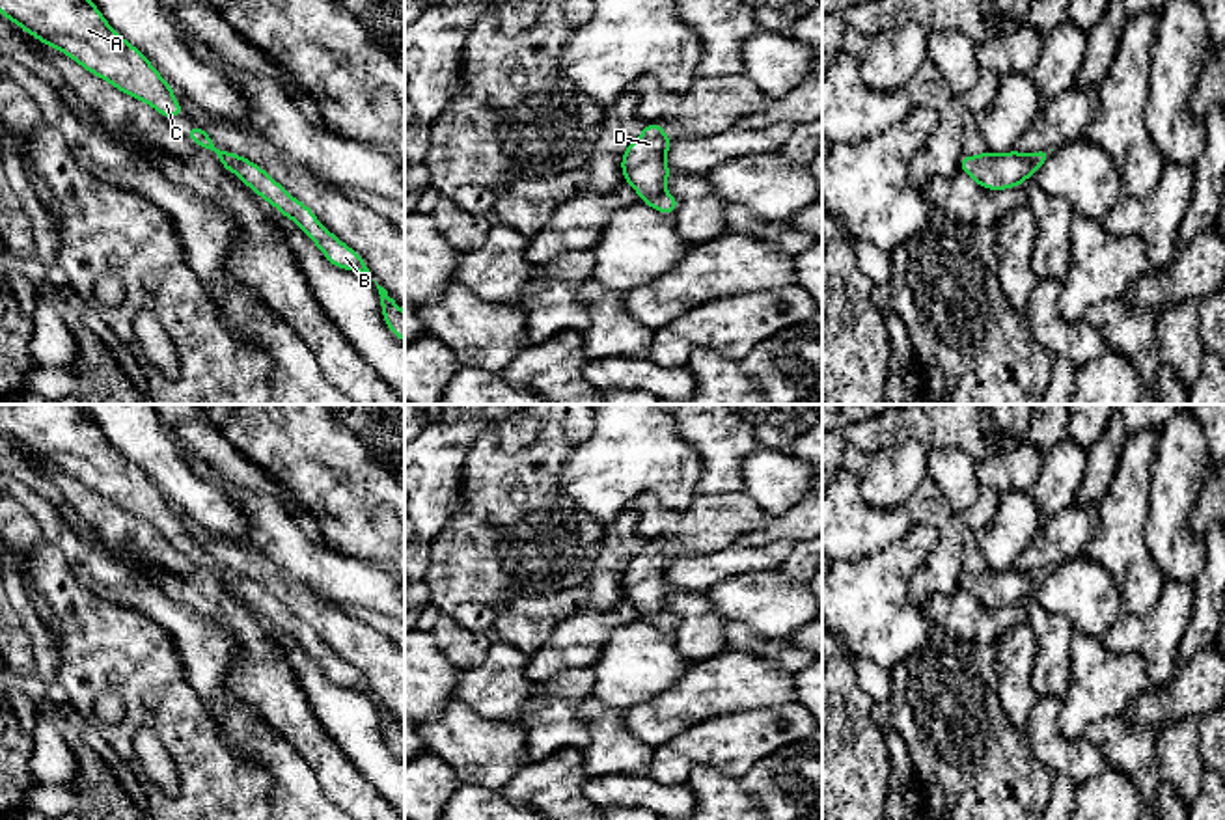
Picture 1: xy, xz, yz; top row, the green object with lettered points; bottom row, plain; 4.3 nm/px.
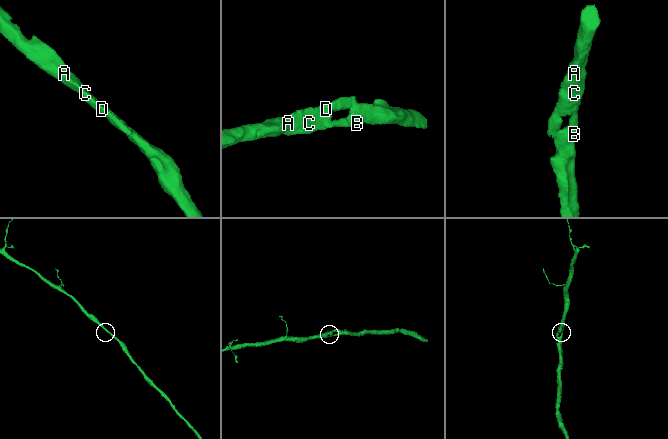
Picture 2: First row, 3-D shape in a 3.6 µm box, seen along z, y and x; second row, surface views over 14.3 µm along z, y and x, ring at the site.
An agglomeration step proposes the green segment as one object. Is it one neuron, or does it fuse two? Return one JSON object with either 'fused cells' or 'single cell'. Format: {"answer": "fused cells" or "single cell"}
{"answer": "single cell"}

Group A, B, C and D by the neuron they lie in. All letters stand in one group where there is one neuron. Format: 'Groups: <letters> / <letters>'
Groups: A B C D

